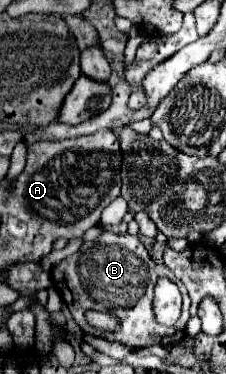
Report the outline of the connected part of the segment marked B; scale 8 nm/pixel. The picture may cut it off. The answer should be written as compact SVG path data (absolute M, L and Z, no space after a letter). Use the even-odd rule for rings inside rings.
M103 232L95 242L83 242L81 250L65 260L61 260L53 270L51 278L55 288L61 292L63 302L71 310L75 322L81 326L83 332L101 336L111 342L121 342L131 348L145 348L153 344L161 346L175 346L185 336L185 324L189 314L183 314L177 326L167 328L155 322L151 302L153 302L153 288L159 276L173 278L171 270L165 264L155 264L137 236L131 234L113 234ZM97 310L109 312L119 320L119 330L95 330L87 322L83 322L83 312Z

